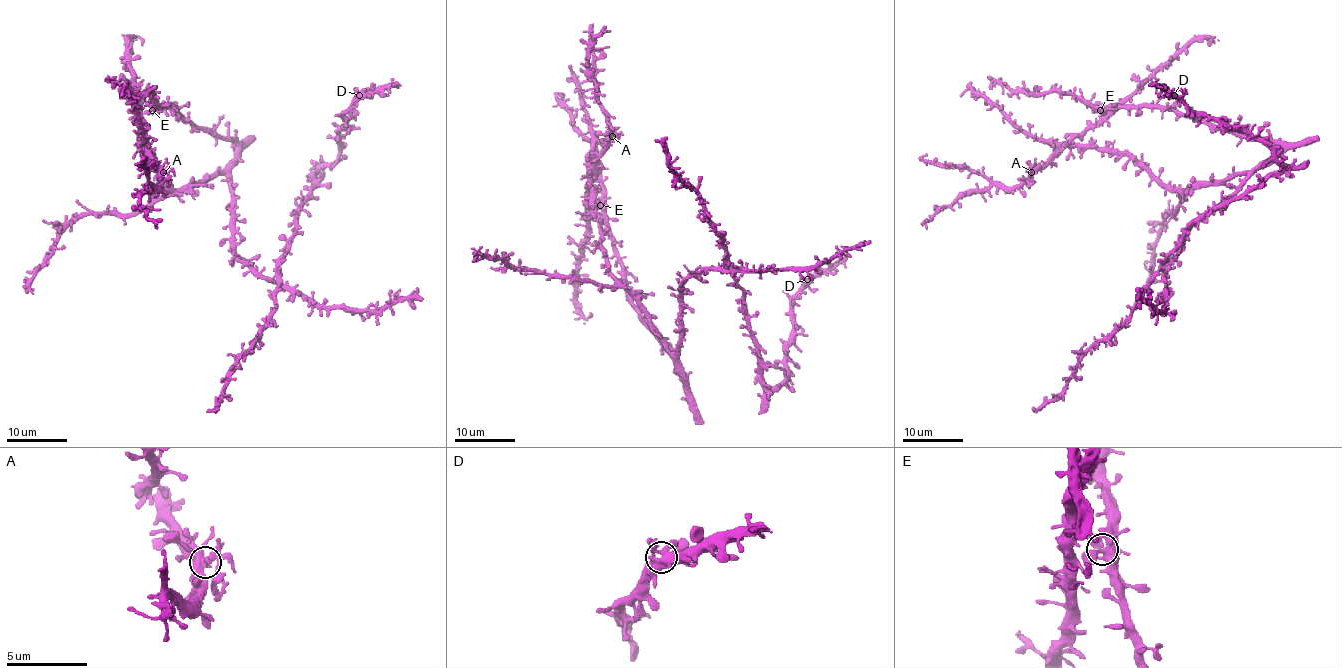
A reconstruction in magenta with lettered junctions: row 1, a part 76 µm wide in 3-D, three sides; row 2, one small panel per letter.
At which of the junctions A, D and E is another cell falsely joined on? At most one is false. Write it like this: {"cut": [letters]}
{"cut": ["A"]}

